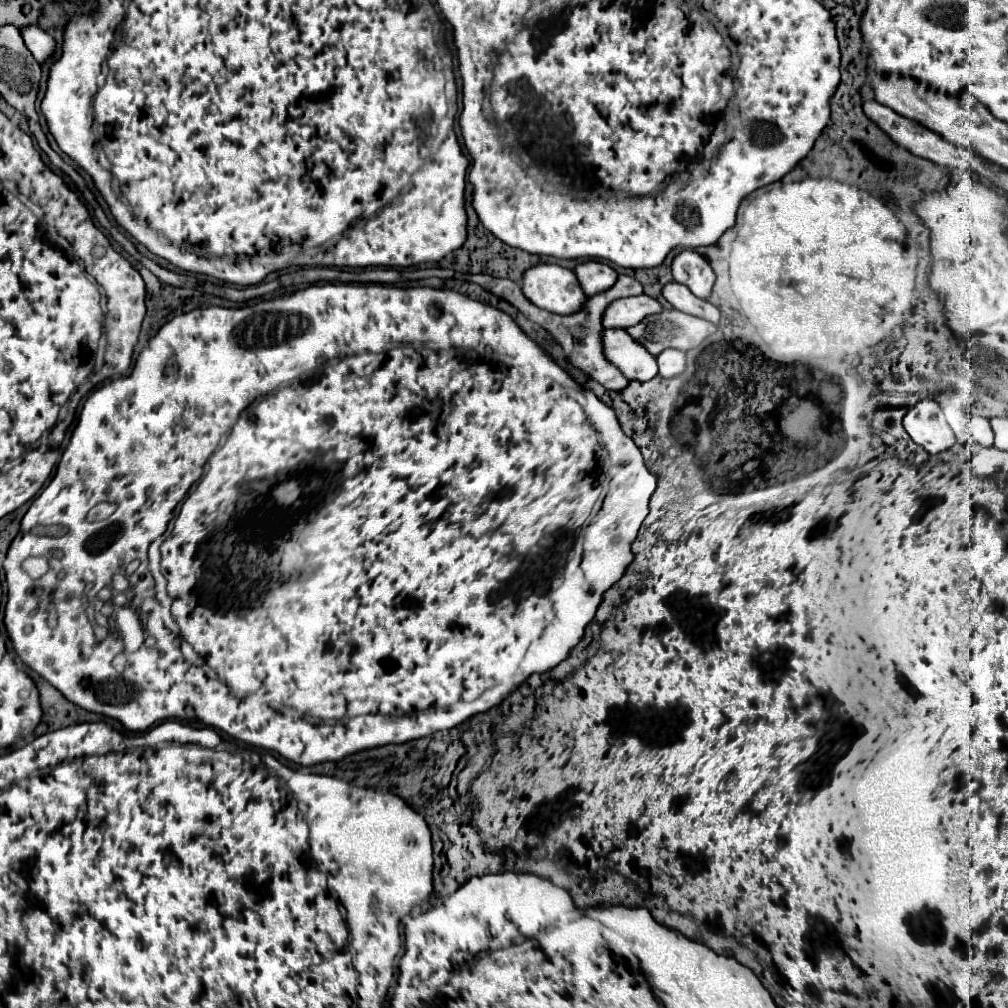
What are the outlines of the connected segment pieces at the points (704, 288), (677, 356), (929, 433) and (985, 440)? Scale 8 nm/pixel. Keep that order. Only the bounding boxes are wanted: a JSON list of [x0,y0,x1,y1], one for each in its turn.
[[672,250,714,298],[658,350,686,376],[904,400,956,454],[968,416,994,446]]

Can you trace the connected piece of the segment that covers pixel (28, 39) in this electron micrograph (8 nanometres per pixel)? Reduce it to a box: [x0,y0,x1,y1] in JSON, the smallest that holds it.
[22,26,56,66]

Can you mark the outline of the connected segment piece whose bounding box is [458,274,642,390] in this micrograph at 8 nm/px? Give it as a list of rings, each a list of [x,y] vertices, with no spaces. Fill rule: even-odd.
[[[460,274],[458,278],[480,284],[484,290],[490,290],[492,294],[496,294],[496,296],[508,300],[512,306],[516,306],[528,320],[532,320],[532,322],[540,324],[542,328],[546,328],[560,342],[560,346],[564,348],[564,354],[566,354],[568,362],[572,362],[574,366],[582,368],[586,374],[590,374],[594,380],[598,380],[604,388],[608,388],[608,390],[620,390],[620,388],[626,388],[628,386],[628,378],[616,366],[608,364],[608,358],[604,356],[604,346],[600,344],[600,336],[602,336],[602,330],[604,330],[602,316],[604,316],[604,310],[608,308],[608,304],[614,302],[614,300],[626,298],[626,296],[638,296],[638,294],[642,294],[642,286],[640,286],[640,282],[636,278],[630,278],[630,276],[624,276],[624,274],[618,276],[618,282],[610,290],[606,290],[606,292],[602,292],[598,296],[588,298],[586,306],[580,312],[570,314],[570,316],[558,316],[558,314],[552,314],[548,310],[542,310],[542,308],[534,306],[528,298],[524,298],[524,292],[512,280],[492,278],[488,274]]]

